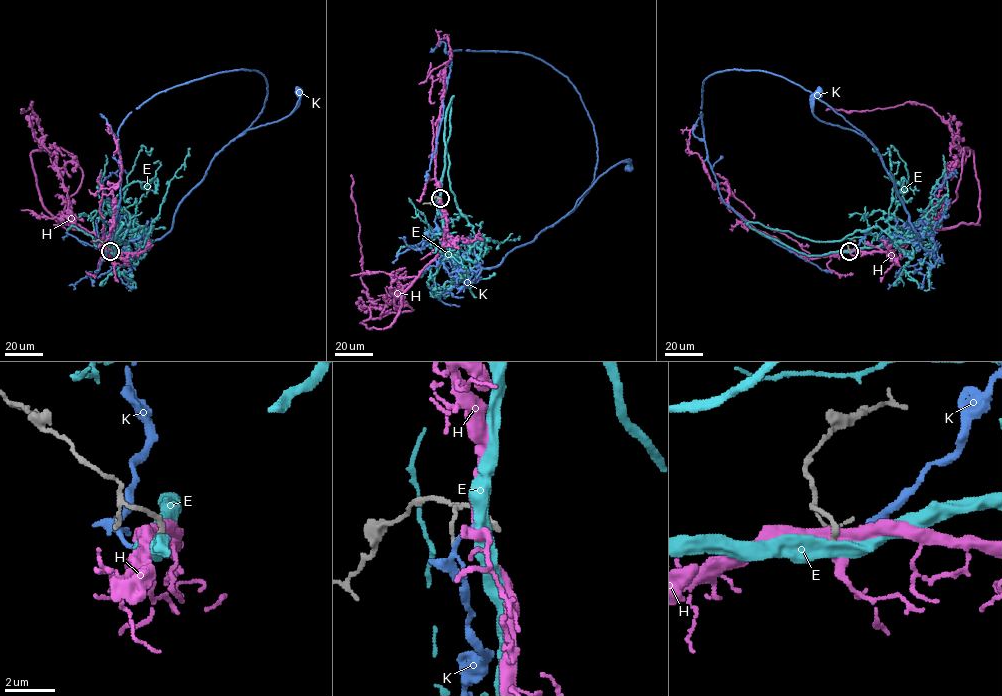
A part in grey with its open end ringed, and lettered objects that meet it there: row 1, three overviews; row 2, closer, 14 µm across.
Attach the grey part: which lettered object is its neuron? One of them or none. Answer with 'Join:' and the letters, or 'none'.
Join: K

